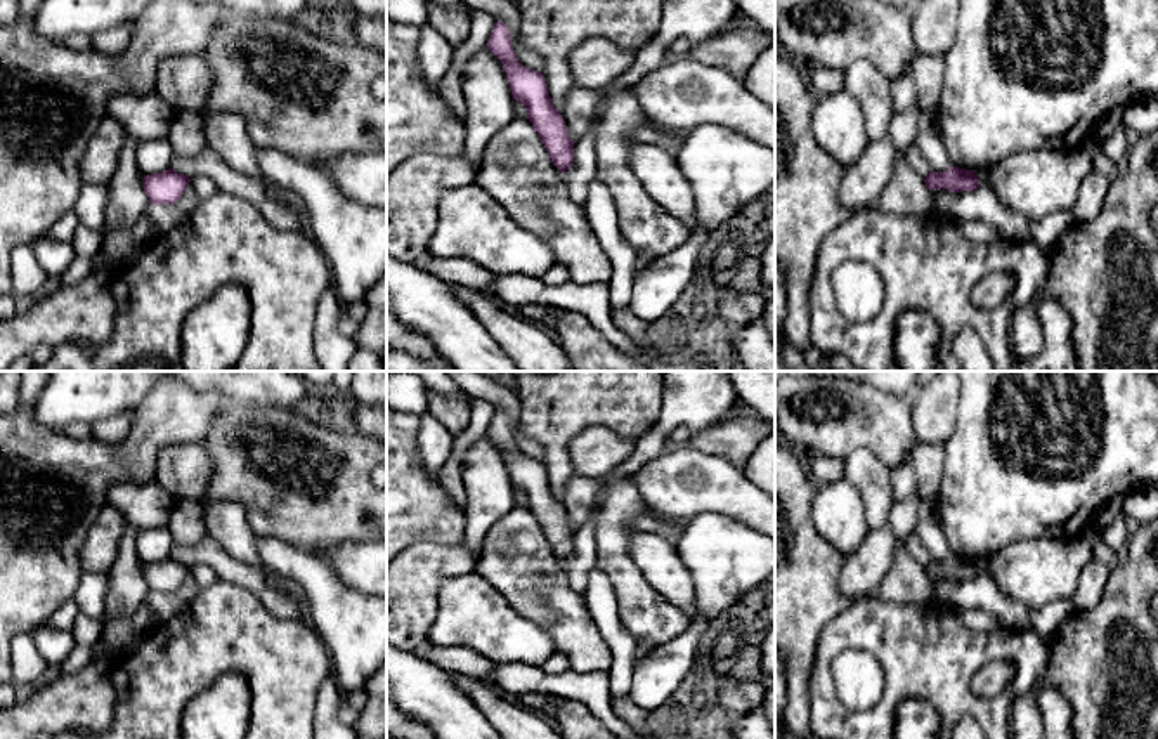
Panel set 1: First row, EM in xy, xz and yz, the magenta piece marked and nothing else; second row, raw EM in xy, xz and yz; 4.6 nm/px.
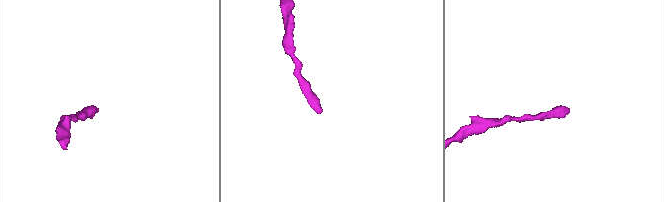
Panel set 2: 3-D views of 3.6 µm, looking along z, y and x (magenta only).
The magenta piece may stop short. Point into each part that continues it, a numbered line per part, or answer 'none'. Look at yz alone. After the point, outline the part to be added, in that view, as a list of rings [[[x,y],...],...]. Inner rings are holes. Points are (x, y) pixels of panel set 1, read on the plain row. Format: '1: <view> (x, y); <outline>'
none

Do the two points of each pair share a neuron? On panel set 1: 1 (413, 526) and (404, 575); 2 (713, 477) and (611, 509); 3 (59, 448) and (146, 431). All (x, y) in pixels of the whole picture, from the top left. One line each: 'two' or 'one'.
1: two
2: two
3: one

